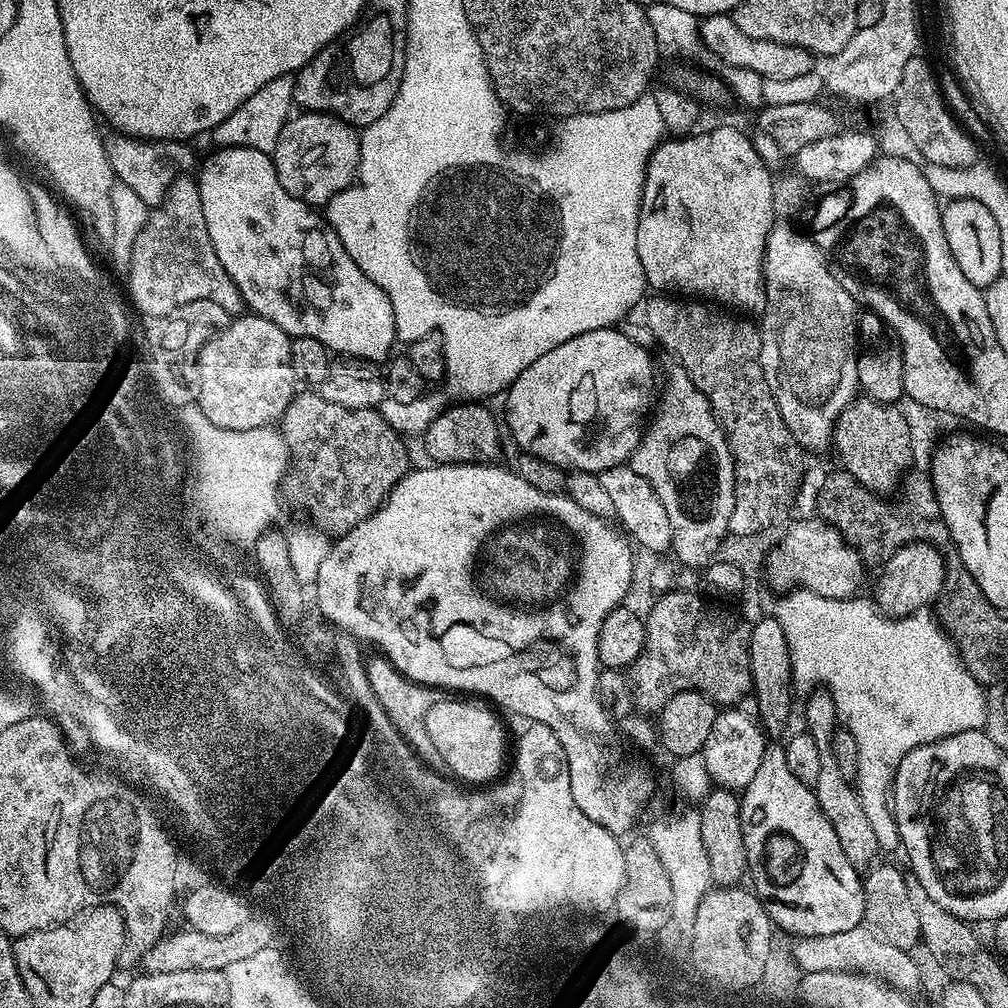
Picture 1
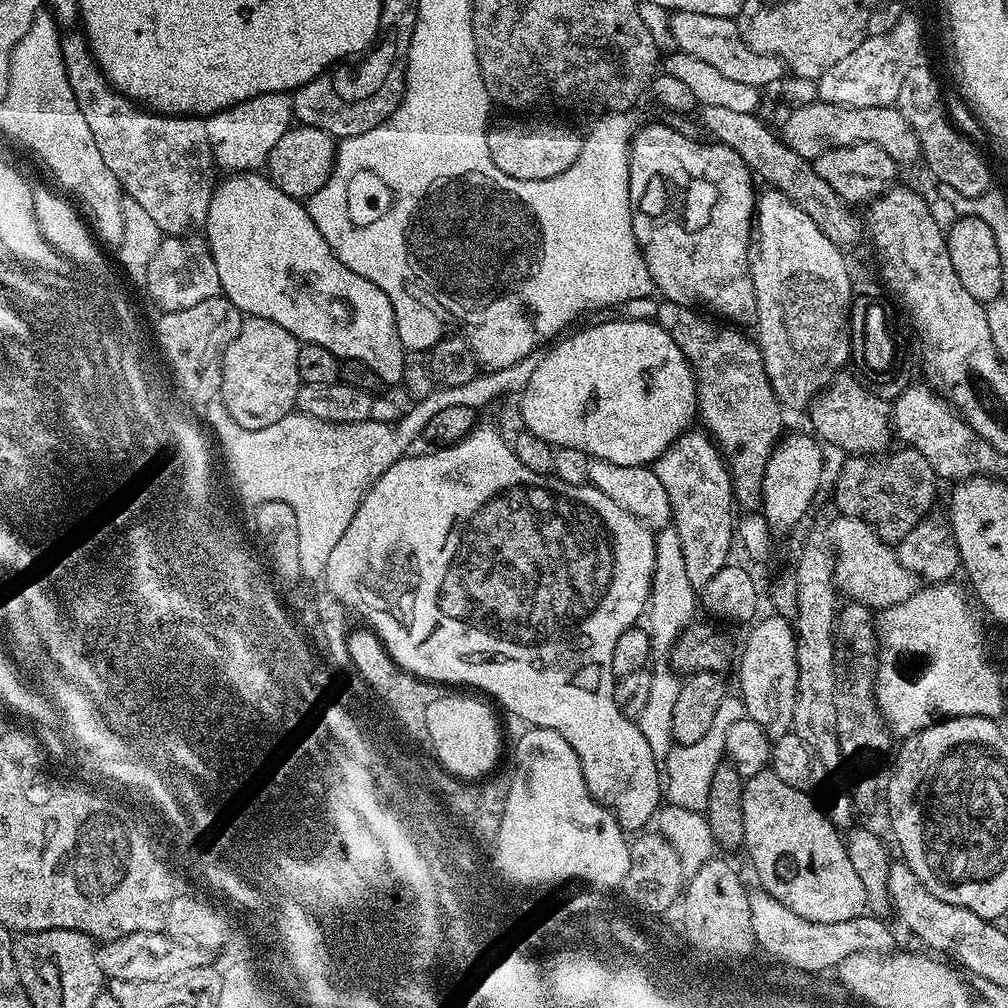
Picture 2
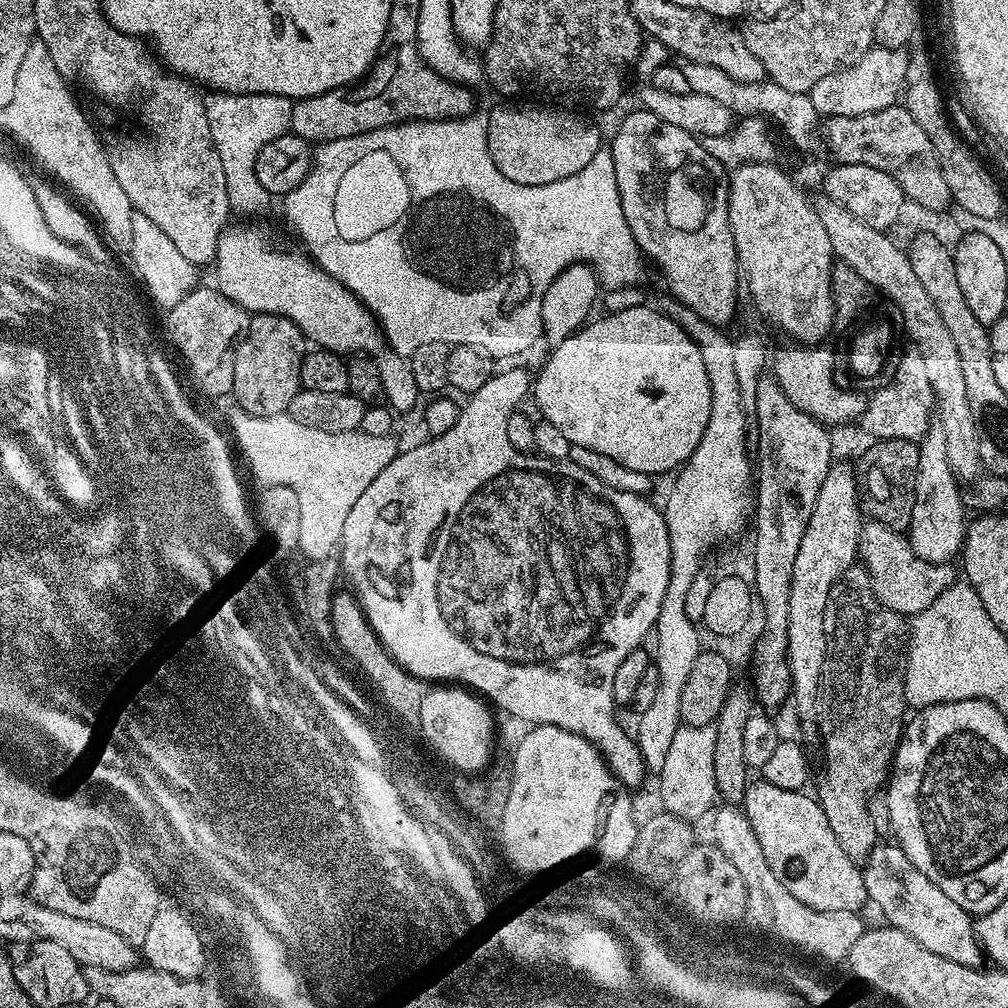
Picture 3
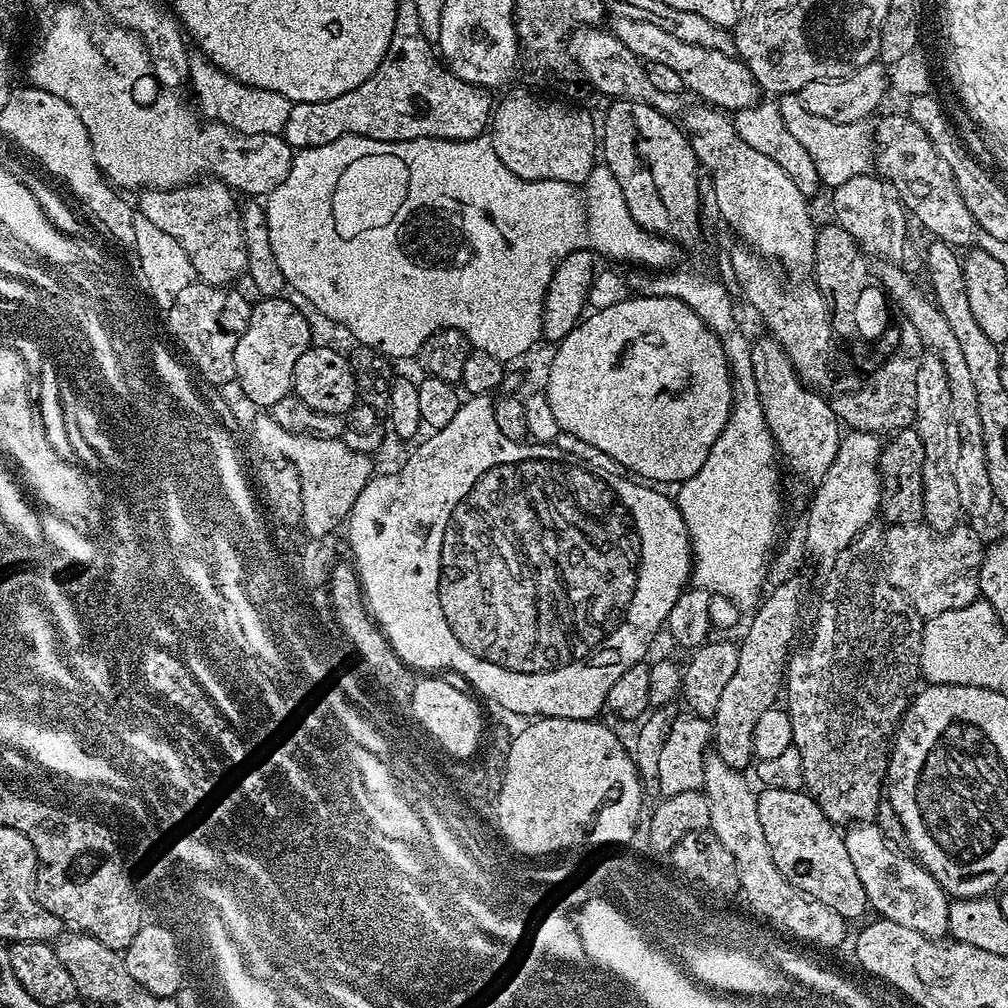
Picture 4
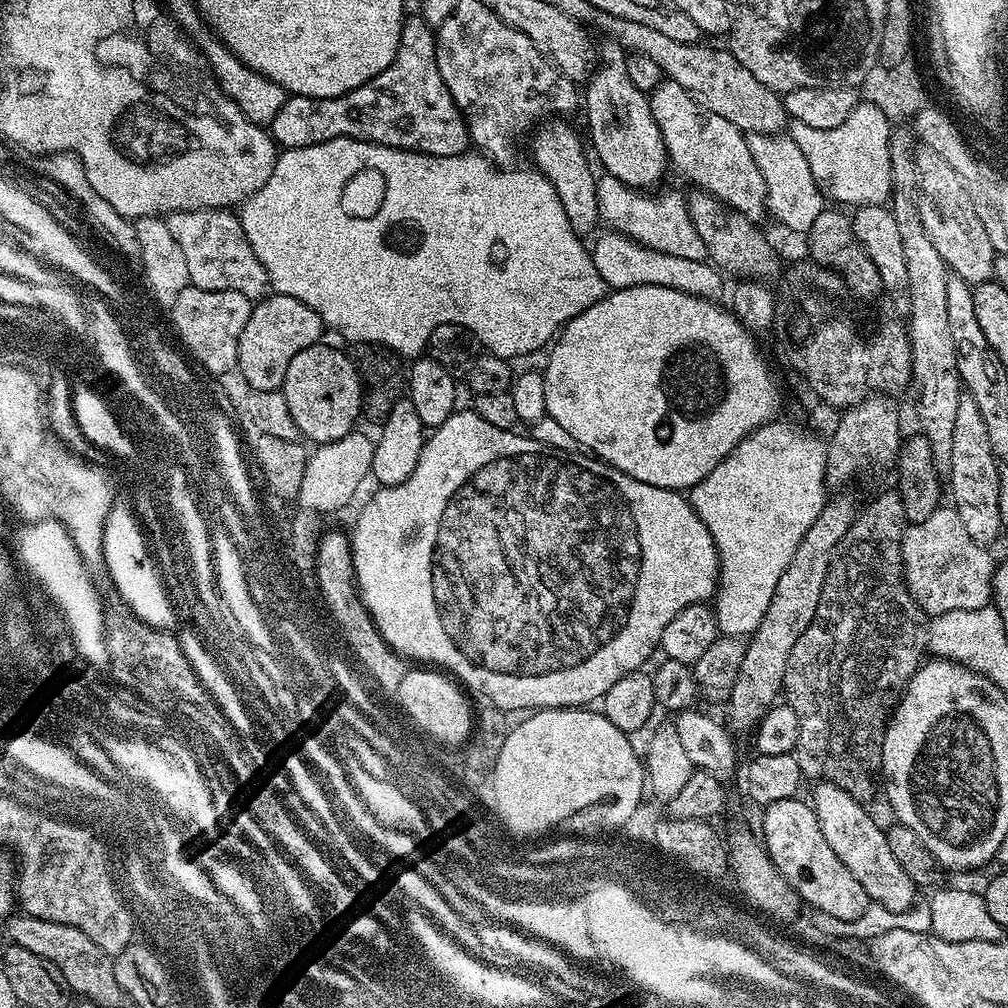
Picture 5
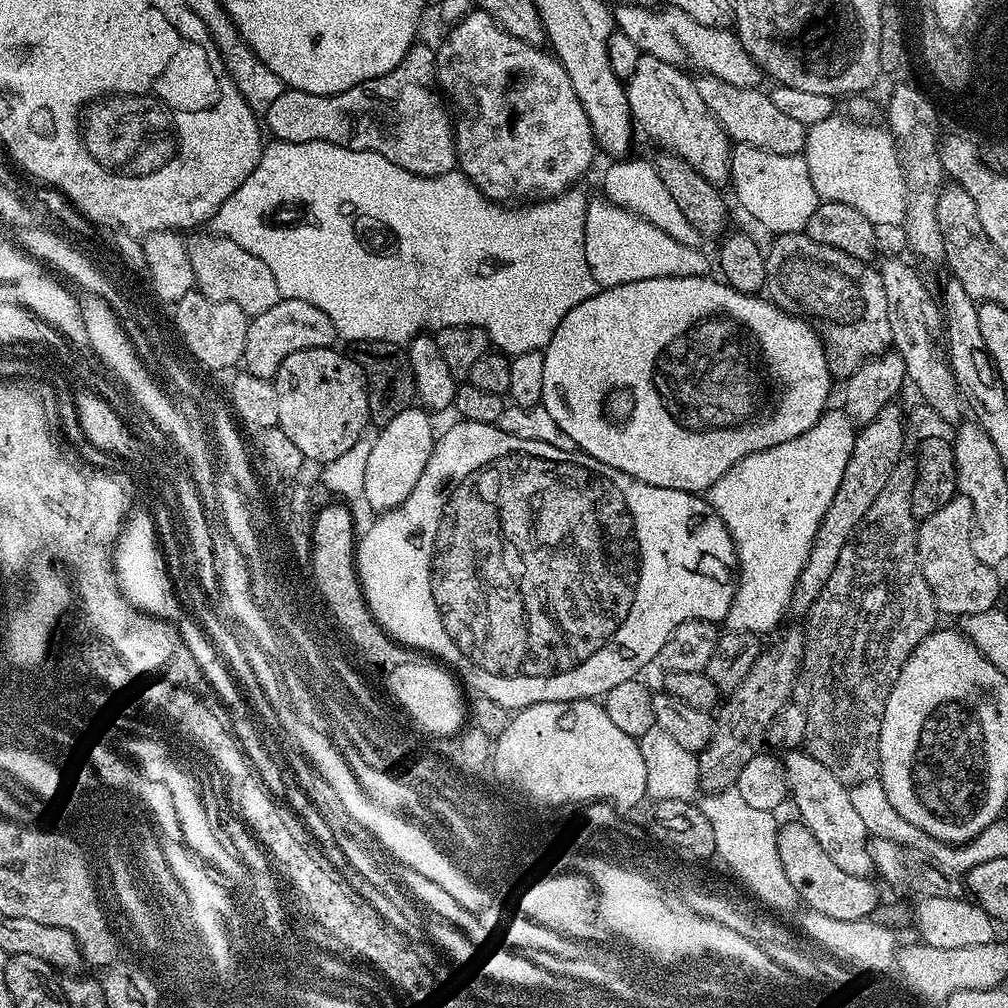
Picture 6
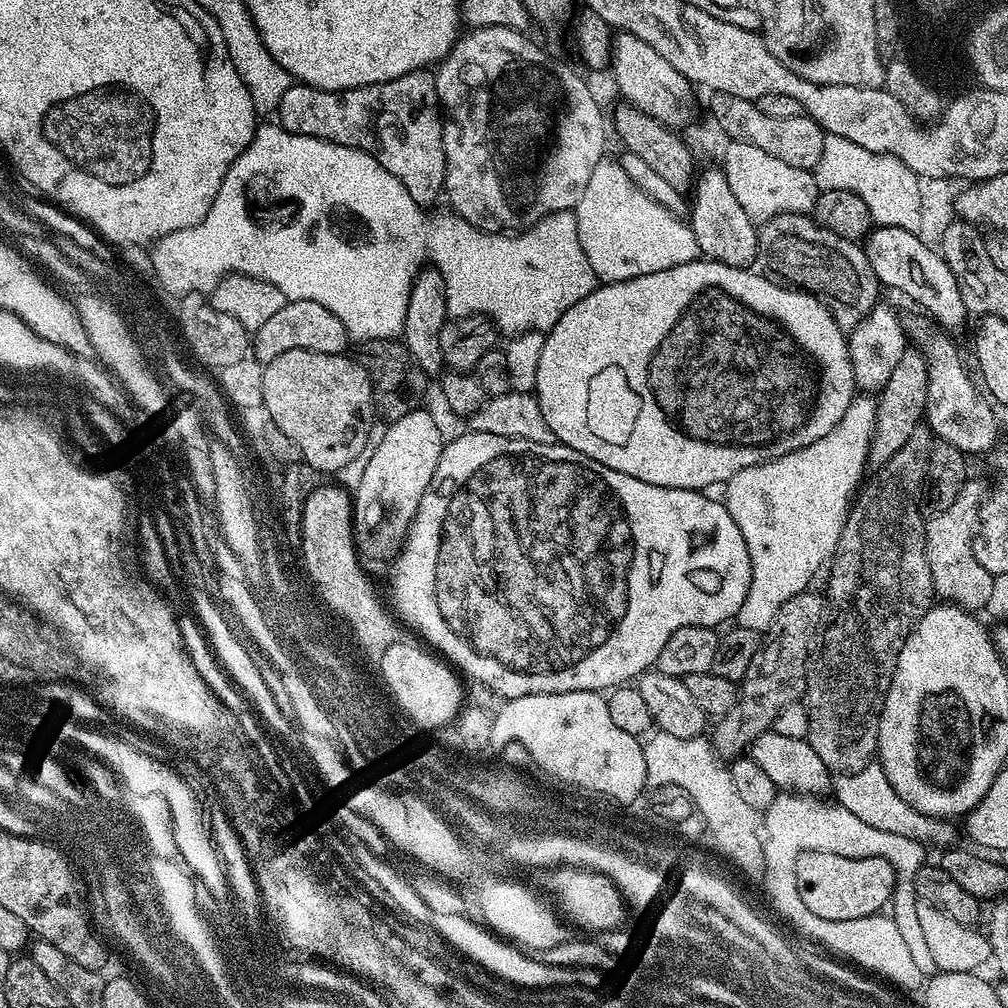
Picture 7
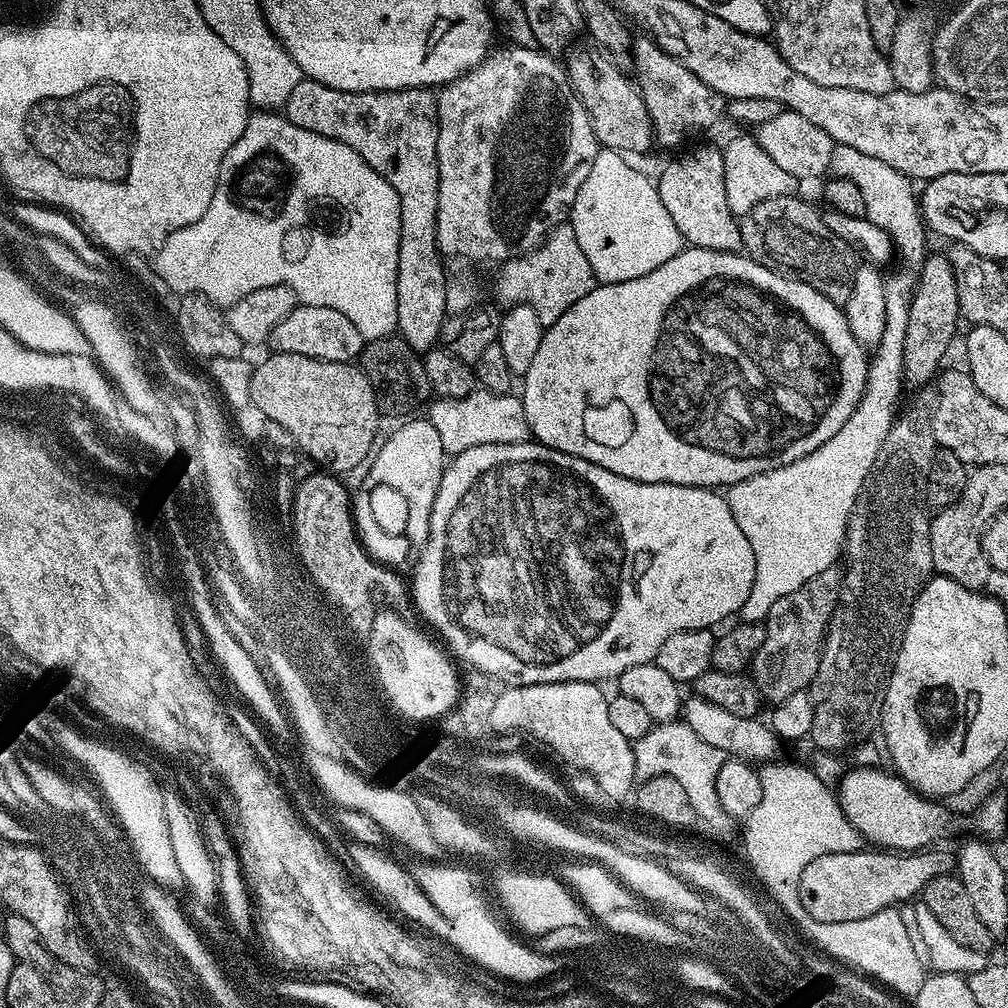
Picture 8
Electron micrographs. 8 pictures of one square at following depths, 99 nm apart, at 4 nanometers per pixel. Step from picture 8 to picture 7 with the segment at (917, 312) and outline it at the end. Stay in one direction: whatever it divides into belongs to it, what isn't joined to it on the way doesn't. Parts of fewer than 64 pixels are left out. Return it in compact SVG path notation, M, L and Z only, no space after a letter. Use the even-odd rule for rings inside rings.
M916 346L905 347L898 366L894 366L894 370L890 370L890 378L878 393L874 434L868 451L869 465L879 466L890 462L890 458L894 458L894 454L902 448L903 443L910 438L910 434L914 434L914 430L921 427L922 421L925 419L927 385L928 375L926 374L924 353Z

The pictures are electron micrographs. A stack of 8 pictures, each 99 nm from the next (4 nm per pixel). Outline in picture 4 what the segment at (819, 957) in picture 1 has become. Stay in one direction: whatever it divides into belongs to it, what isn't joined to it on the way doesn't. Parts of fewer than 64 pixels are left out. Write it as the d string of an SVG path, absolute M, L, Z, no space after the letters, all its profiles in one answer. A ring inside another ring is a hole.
M715 754L705 755L702 791L710 802L710 825L736 856L743 877L741 888L747 889L752 905L764 915L772 916L773 920L784 924L797 935L819 940L832 947L836 941L841 942L846 937L844 916L838 914L838 910L830 910L826 902L818 902L818 898L798 890L798 886L794 886L782 874L776 875L775 867L771 864L770 842L766 842L762 822L758 822L757 793L752 792L744 775L743 771L726 766L726 762Z

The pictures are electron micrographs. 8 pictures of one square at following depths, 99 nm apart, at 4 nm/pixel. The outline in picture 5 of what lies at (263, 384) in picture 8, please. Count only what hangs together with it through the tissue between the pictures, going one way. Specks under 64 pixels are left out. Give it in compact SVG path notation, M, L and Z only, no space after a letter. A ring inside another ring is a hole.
M327 342L306 346L306 350L298 350L298 354L290 358L282 391L294 426L298 426L305 441L313 440L317 446L345 438L357 427L356 419L361 419L364 390L360 387L360 375L356 373L351 355L331 348Z

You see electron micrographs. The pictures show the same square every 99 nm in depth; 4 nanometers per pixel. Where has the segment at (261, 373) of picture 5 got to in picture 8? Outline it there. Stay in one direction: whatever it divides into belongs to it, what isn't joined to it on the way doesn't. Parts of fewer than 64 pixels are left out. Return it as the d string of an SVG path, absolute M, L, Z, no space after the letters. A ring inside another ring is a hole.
M297 303L296 308L290 310L290 314L286 314L286 318L282 318L282 322L278 322L278 326L274 326L274 330L266 341L267 347L270 346L269 349L272 352L306 354L306 358L318 358L326 362L342 362L343 364L353 363L364 349L365 343L362 334L358 334L354 322L350 322L350 318L346 318L346 314L338 314L338 310L334 310L330 306L310 306L301 303Z

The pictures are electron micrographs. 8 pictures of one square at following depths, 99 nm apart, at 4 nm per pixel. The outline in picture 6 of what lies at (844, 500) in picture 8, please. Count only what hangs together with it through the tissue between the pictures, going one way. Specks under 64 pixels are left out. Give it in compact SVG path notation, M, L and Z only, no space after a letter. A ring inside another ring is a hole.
M829 407L820 415L818 422L810 426L810 430L798 434L798 438L778 442L778 446L770 446L768 450L758 450L742 458L742 462L730 466L730 470L726 470L726 474L722 474L722 478L718 478L718 482L714 482L708 489L706 499L722 518L736 547L738 579L734 602L730 602L730 610L724 621L727 631L764 636L766 632L779 626L784 612L786 616L792 603L798 574L802 574L802 566L806 566L814 534L818 534L818 526L826 514L826 506L834 502L838 482L842 482L846 462L850 462L857 431L857 425L843 407Z

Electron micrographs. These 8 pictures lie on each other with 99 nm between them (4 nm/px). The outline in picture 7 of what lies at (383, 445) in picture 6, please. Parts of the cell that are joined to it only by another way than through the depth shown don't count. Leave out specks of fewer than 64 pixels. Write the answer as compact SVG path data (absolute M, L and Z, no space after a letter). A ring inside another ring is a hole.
M424 411L411 412L389 423L354 491L354 535L361 557L384 560L389 555L389 559L403 545L418 502L422 502L422 494L426 494L426 486L434 478L446 436L440 433L439 422Z

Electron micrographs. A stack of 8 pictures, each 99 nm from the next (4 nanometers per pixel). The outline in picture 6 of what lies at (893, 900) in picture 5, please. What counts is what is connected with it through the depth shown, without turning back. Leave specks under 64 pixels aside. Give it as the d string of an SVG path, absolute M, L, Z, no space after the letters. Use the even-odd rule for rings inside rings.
M806 750L785 751L782 759L791 803L796 803L796 808L800 811L799 819L808 827L810 834L818 838L818 846L822 846L822 850L826 850L826 854L830 854L830 858L834 858L834 862L838 862L838 866L842 866L842 870L846 870L848 874L871 877L874 865L870 837L865 824L862 823L862 817L854 811L854 805L850 802L850 794L845 784L838 778L834 778L834 774L830 774L830 770L826 770L826 766L822 766L822 762L818 762L818 758L814 758Z

